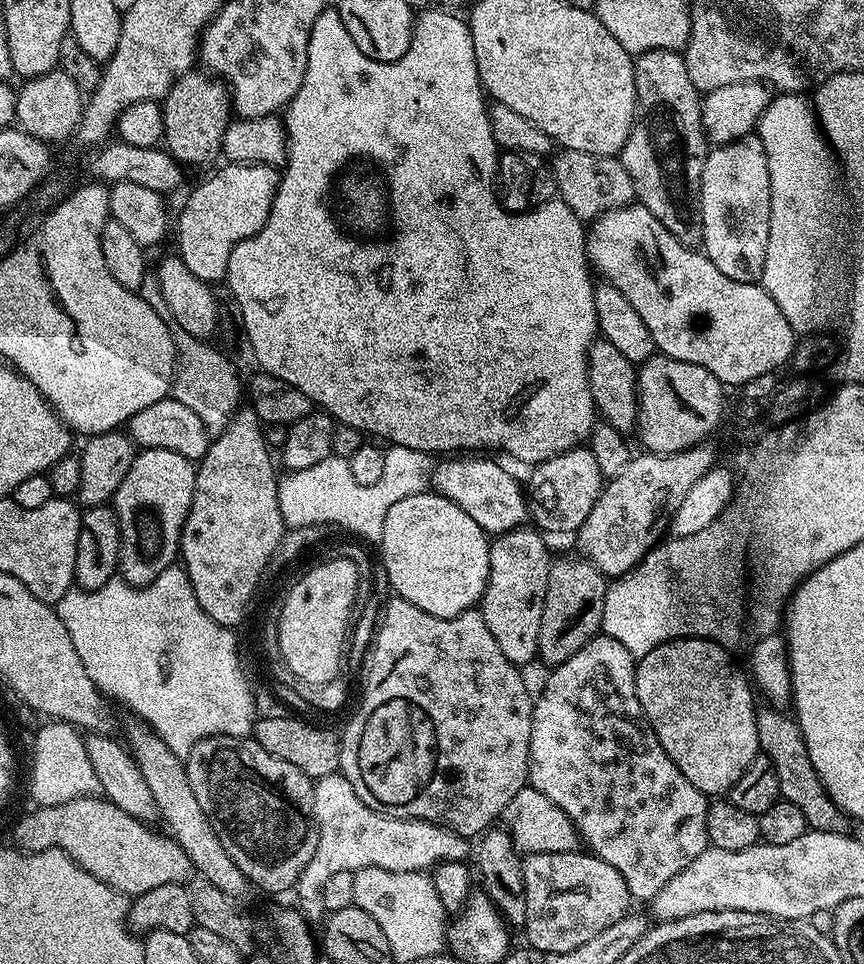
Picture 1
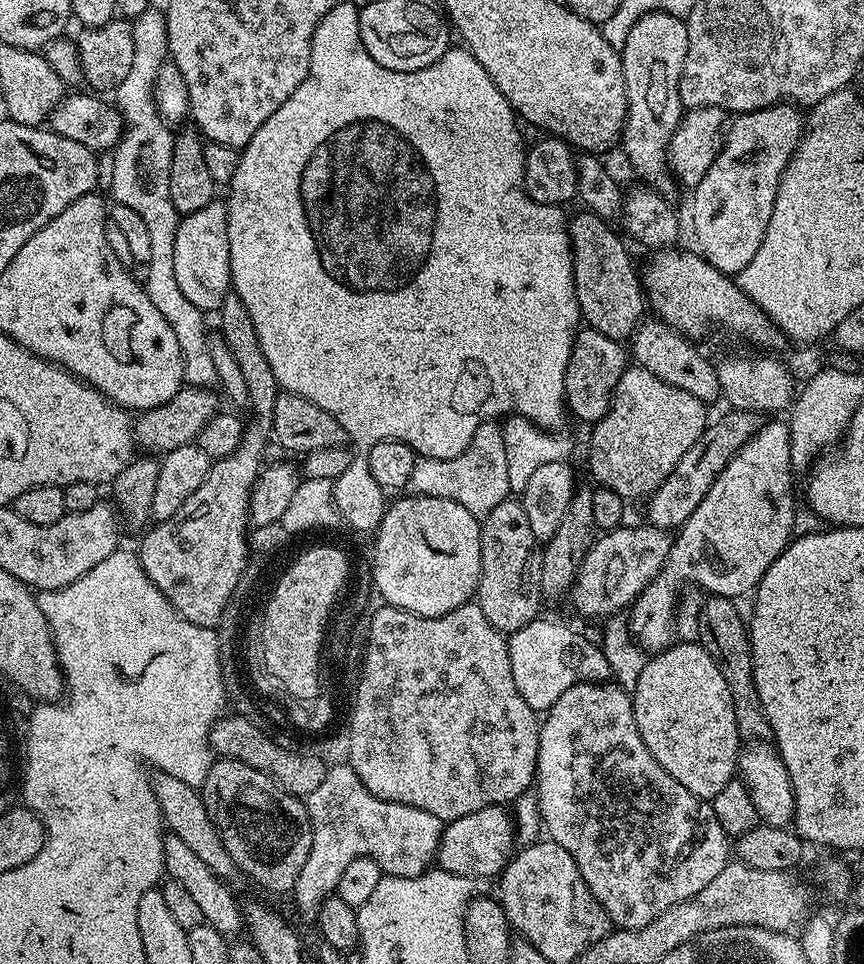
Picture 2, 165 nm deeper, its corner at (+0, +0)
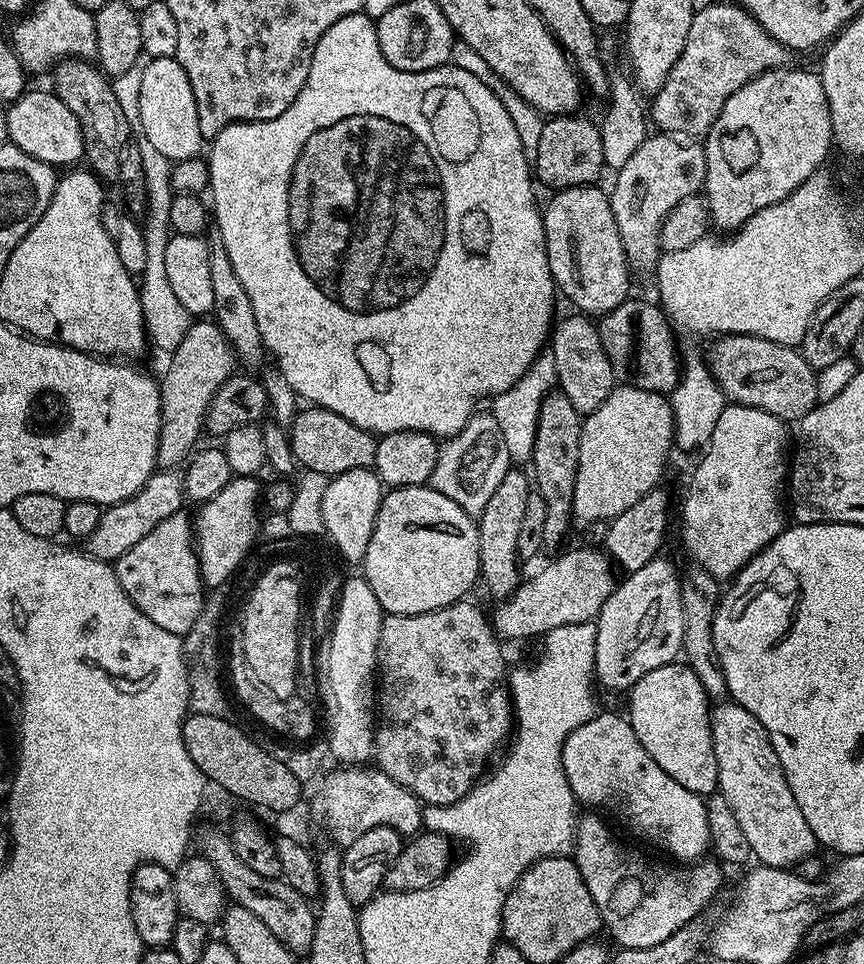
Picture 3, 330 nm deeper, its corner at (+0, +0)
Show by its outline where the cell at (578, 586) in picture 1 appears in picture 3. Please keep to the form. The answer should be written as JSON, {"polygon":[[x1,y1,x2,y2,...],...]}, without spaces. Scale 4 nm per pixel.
{"polygon":[[553,390,544,397,538,414,537,434,534,437,533,454,530,459,530,476,534,488,540,491,539,503,546,510,546,522,542,526,545,545,556,544,568,532,574,486,578,470,578,446,582,438,582,414,570,406,570,398,559,390]]}

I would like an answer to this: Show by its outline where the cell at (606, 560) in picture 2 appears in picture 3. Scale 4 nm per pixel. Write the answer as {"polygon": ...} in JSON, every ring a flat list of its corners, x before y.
{"polygon":[[579,547,550,561,530,580,521,581,509,597,497,603,499,605,494,614,491,613,490,623,501,641,528,640,531,636,540,638,558,626,595,621,613,590,613,565,599,547]]}

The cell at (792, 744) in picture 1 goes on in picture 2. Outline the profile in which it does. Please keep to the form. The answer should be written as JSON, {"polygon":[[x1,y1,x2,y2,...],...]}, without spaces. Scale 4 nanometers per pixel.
{"polygon":[[709,595,707,599,698,608,698,642,708,651,710,658,714,658,718,670,722,670,722,678,726,678,726,686,730,686,730,698,734,702,741,737,748,742,767,741,772,735,772,728,760,709,758,690,754,686,752,647,748,641,745,617,740,617,735,599,714,595]]}

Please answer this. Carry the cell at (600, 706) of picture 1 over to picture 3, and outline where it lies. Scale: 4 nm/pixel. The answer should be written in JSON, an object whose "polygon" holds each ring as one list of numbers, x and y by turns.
{"polygon":[[581,815,579,819,577,819,576,834,574,837,574,859,578,866,578,870,582,874,582,882,586,882,586,890,590,890,590,898,594,898,594,902,598,906,603,927,606,929,606,932,608,928,609,934,617,940,617,945,619,945,620,948,653,948,654,946,658,946,658,942,666,942,666,938,670,938,670,934,674,934,679,928,689,927,689,925,695,921,692,919,715,898,716,891,723,886,725,869,721,867,715,859,709,858,709,860,706,860,707,858,704,858,699,862,689,863,687,866,678,866,682,868,667,868,664,864,643,864,643,862,640,861,638,853,631,852,628,848,623,848,623,846,612,837,612,832,608,829,607,822,600,817,603,815,594,815,598,816]]}

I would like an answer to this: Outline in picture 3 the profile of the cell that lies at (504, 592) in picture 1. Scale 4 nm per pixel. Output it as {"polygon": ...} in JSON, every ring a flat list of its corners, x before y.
{"polygon":[[509,470,506,478,494,490,490,502,478,514,478,558,480,559,479,579,488,587,488,592,495,598,507,598,522,581,520,567,520,551,518,550,518,534,522,530,522,518,526,518,526,510,530,503,530,476,527,471]]}

